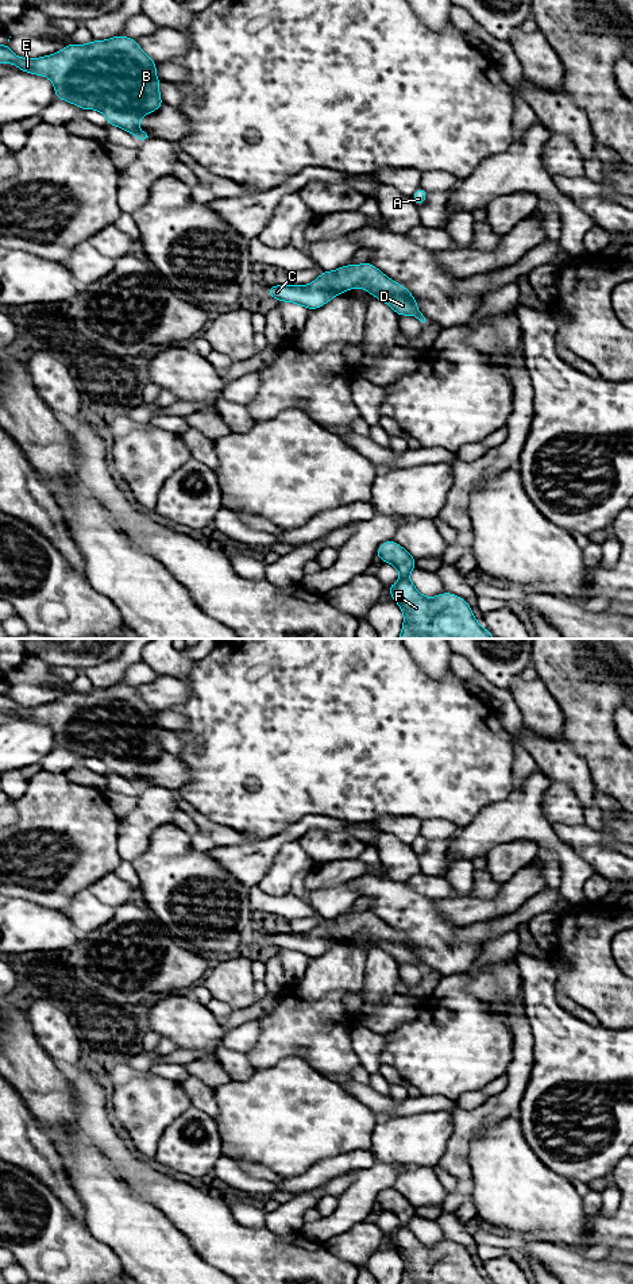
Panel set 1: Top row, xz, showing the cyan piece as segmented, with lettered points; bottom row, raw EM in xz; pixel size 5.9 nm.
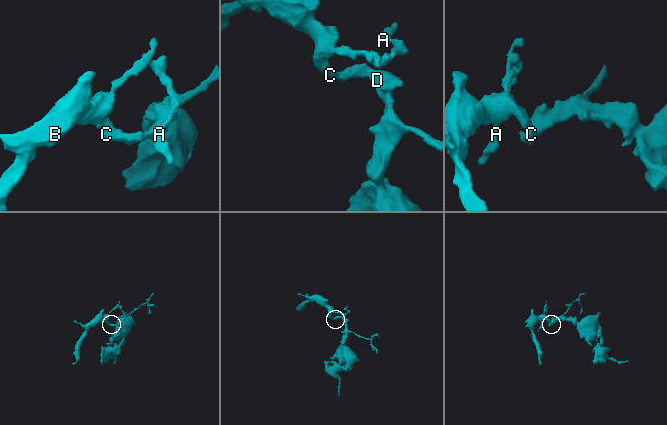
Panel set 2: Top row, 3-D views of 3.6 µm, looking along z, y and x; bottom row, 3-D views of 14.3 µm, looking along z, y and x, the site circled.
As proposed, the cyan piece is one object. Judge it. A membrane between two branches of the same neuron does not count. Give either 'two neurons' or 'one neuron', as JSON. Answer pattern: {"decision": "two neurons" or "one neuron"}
{"decision": "one neuron"}

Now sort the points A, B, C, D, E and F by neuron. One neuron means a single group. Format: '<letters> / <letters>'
A B C D E F

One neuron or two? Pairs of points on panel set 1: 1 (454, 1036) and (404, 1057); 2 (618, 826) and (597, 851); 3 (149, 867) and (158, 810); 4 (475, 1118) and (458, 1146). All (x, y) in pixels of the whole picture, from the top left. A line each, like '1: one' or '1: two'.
1: one
2: two
3: two
4: one

